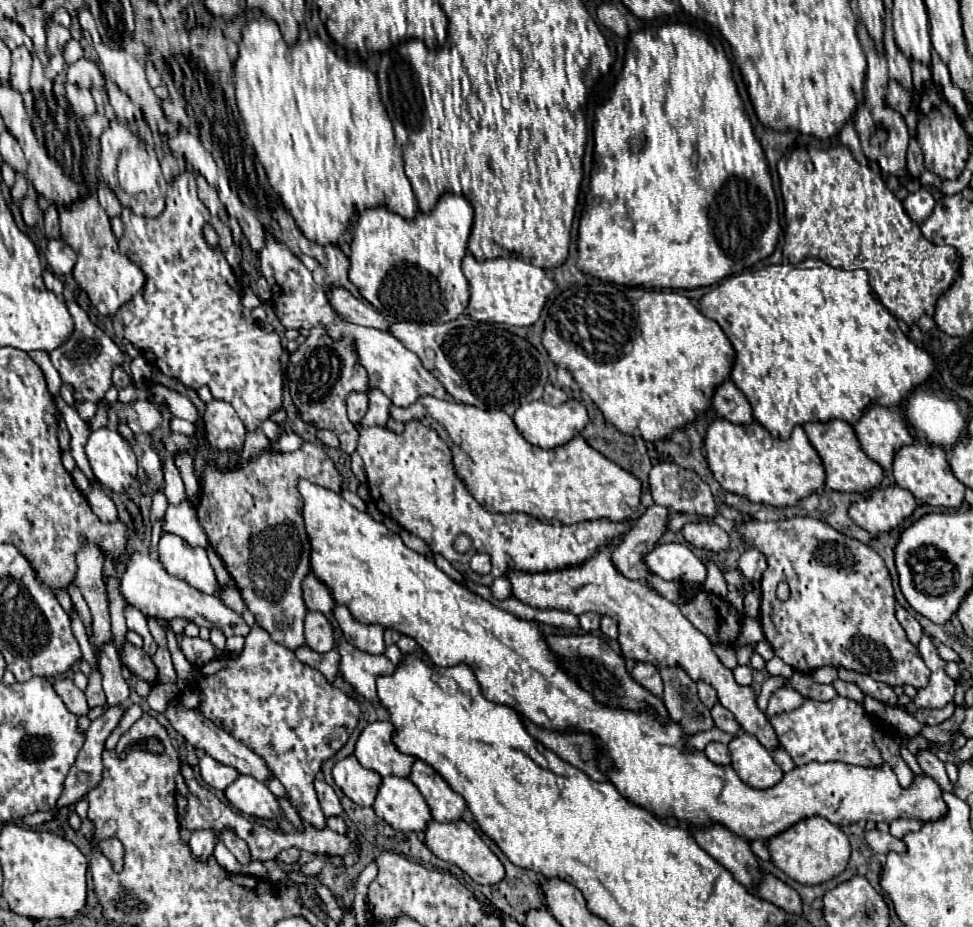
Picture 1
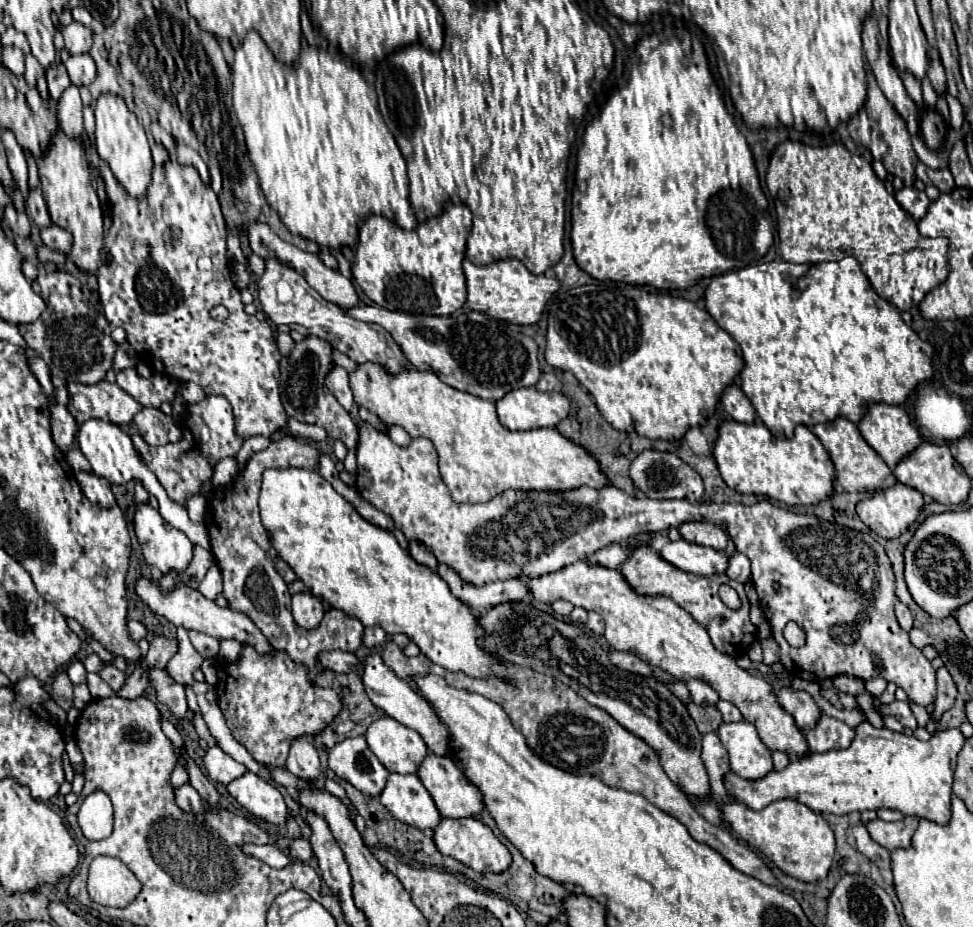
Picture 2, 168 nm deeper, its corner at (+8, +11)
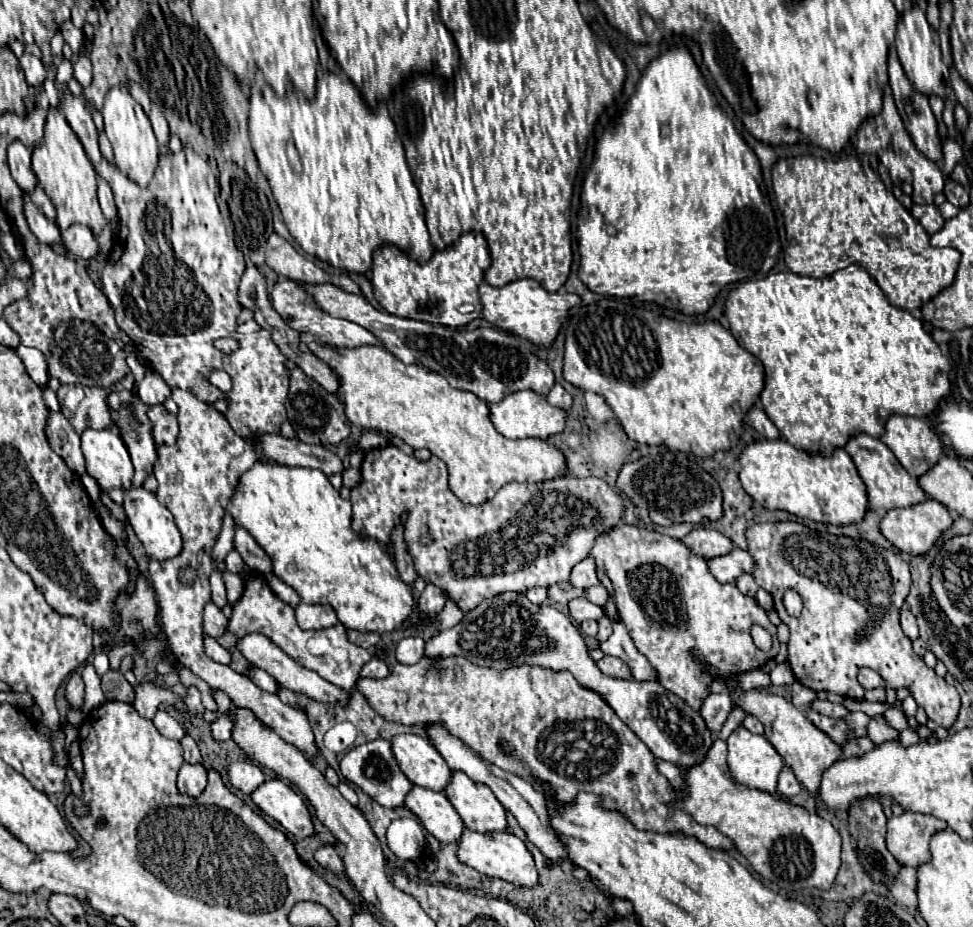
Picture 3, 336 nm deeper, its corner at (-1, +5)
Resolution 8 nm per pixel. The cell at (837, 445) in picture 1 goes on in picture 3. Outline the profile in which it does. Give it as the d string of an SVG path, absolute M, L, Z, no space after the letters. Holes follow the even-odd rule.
M857 433L853 437L849 437L849 441L843 447L849 457L853 459L861 481L867 487L867 501L869 501L869 509L895 509L895 507L909 507L915 505L919 501L925 499L923 489L917 485L917 479L911 477L901 463L895 459L895 455L891 453L891 449L887 445L883 445L877 437L865 435L865 433Z

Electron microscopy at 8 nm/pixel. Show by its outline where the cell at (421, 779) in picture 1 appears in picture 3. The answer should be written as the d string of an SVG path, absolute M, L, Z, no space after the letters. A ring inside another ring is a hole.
M453 771L445 795L467 829L479 833L505 831L505 809L487 785L471 781L463 771Z

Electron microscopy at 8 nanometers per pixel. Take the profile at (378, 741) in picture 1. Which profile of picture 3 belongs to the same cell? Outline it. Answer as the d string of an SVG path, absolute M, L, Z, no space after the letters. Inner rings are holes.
M403 733L393 735L389 741L397 765L413 785L443 791L447 779L451 779L451 769L427 739L413 733Z

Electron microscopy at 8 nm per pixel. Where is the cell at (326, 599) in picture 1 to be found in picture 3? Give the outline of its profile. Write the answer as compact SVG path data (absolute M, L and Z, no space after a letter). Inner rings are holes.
M237 527L237 531L235 531L235 549L239 551L239 555L243 557L243 561L245 561L251 569L255 569L255 571L259 571L259 573L263 573L263 575L273 573L273 561L271 561L271 557L269 557L269 555L263 551L263 547L251 537L251 533L245 531L243 527Z

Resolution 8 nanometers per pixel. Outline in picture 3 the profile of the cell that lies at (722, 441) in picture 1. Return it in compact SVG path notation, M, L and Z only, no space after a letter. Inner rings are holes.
M781 437L753 441L741 451L739 465L739 481L745 493L765 509L785 509L797 517L833 525L857 523L867 511L865 485L851 457L841 447L833 455L821 455L793 449Z

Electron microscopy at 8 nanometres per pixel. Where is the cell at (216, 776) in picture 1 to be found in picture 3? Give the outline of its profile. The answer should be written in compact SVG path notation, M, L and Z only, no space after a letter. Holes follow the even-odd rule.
M251 761L229 763L227 765L227 777L229 777L229 783L243 793L251 793L255 787L259 787L265 781L265 775L259 769L259 765L251 763Z

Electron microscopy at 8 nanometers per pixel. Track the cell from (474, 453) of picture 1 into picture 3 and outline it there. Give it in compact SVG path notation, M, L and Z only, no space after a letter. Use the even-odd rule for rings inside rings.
M313 341L309 349L337 371L341 379L339 399L345 403L345 413L349 421L363 429L375 429L379 433L387 431L391 435L397 435L413 449L421 449L421 447L429 449L447 465L449 489L465 505L481 505L493 499L495 493L511 481L541 483L541 481L551 481L555 477L569 475L563 451L559 451L555 445L547 443L545 439L519 439L519 441L505 439L495 429L491 421L489 405L483 399L471 395L469 391L453 389L447 383L447 379L435 371L429 371L419 365L405 365L385 347L375 347L375 345L363 345L355 349L335 349L329 345L321 347L317 341Z

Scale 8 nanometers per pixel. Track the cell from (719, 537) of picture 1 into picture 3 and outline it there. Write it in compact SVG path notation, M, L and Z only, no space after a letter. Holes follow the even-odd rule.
M697 527L693 529L689 535L685 535L683 543L699 557L719 557L719 555L727 555L733 549L733 543L721 535L715 529L707 529L707 527Z

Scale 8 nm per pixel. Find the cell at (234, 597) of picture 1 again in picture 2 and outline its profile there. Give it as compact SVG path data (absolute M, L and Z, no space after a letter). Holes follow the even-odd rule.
M212 563L212 567L208 569L204 581L200 583L198 591L206 597L206 599L216 599L216 595L222 593L222 573L220 567L216 563Z

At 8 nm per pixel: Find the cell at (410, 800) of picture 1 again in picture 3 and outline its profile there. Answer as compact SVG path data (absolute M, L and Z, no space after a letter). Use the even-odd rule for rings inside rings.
M413 785L413 789L405 797L405 807L441 843L457 843L459 835L465 829L457 811L439 791Z

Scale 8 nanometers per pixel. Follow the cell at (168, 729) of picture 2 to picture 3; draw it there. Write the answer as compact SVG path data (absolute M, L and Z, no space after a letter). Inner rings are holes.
M113 669L107 671L101 677L101 687L109 701L121 701L121 703L129 703L129 705L135 701L135 693L121 671L113 671Z

